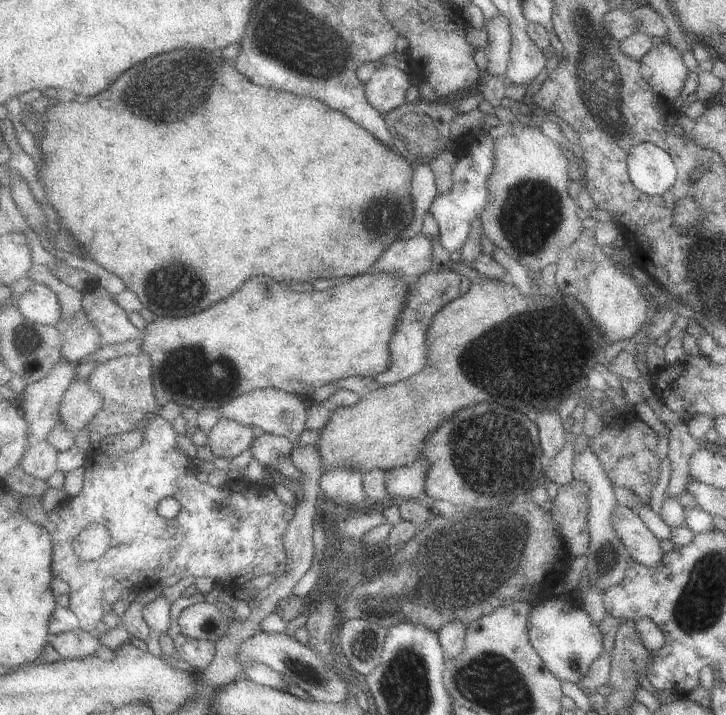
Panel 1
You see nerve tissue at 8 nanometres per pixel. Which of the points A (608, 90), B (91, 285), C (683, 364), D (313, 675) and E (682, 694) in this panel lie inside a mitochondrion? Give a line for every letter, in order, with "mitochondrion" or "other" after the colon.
A: mitochondrion
B: other
C: other
D: mitochondrion
E: other

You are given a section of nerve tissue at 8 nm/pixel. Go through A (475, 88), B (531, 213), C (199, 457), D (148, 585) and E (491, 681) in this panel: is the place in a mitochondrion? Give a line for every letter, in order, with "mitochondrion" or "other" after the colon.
A: other
B: mitochondrion
C: other
D: other
E: mitochondrion

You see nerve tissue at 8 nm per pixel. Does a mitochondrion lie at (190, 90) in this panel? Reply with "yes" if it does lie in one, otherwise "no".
yes

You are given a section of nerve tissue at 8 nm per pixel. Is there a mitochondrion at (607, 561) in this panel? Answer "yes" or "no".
yes

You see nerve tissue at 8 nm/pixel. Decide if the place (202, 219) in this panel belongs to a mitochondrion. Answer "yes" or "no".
no

